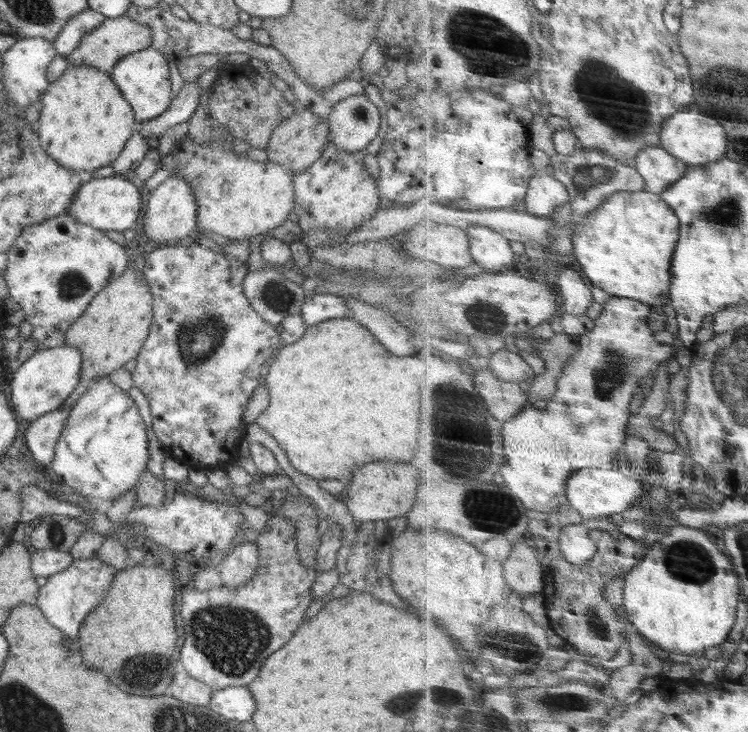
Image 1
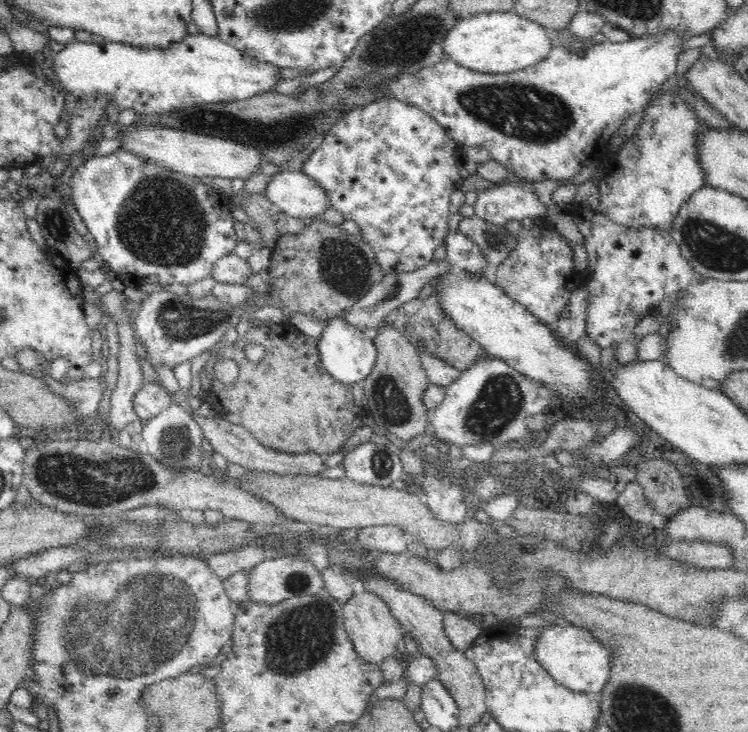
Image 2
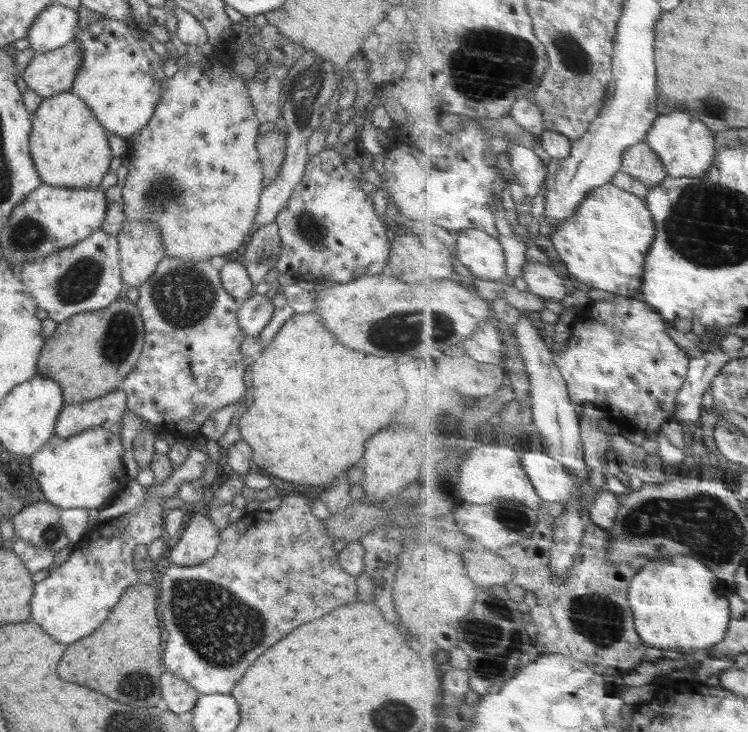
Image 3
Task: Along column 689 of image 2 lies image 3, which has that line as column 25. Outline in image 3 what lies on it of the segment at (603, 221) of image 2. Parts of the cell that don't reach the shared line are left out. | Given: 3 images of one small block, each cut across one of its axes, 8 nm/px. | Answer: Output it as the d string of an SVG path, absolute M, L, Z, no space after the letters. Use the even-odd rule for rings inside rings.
M101 228L84 240L60 249L42 259L26 261L19 278L30 290L39 309L44 309L56 323L72 315L101 310L112 305L122 290L119 242Z

